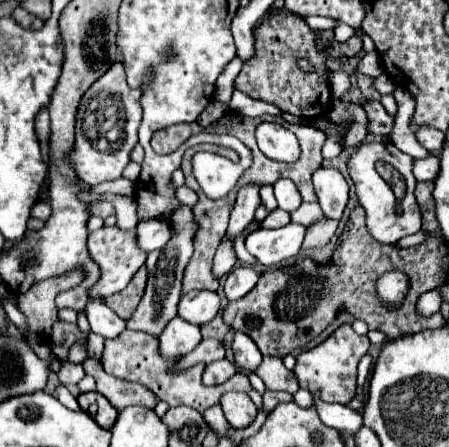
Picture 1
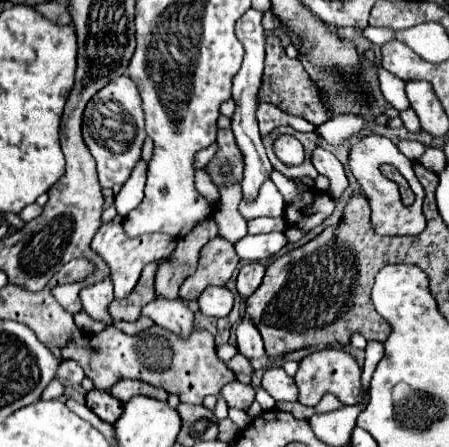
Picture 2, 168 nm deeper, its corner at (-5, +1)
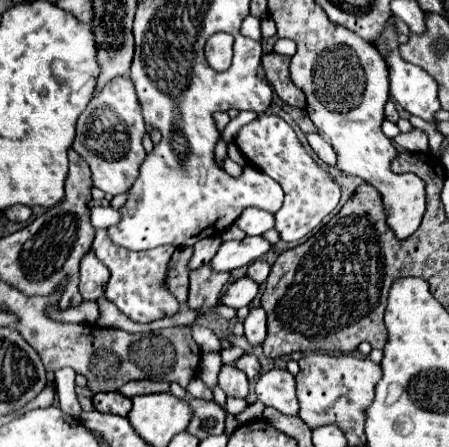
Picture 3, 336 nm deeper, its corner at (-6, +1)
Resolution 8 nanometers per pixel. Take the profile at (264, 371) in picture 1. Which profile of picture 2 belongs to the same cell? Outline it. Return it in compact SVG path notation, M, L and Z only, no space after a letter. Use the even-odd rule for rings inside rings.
M273 366L273 368L265 370L261 384L277 402L279 400L289 400L289 402L297 400L295 382L291 376L287 376L287 372L281 366Z

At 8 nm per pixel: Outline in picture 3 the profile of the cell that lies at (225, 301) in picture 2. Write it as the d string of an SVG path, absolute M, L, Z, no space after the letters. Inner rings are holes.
M244 276L244 278L240 278L240 280L236 280L228 286L222 302L226 306L232 306L232 308L238 310L242 306L248 306L256 298L258 290L260 290L260 284L254 282L252 278L248 278L248 276Z

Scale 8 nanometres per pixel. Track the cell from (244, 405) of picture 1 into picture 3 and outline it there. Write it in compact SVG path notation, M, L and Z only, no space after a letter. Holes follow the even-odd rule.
M228 364L222 366L222 370L218 374L218 386L226 392L226 396L246 398L246 394L248 394L248 378L236 366L228 366Z

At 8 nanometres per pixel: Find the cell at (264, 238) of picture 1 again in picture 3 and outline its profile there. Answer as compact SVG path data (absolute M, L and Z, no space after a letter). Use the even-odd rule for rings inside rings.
M246 236L236 242L222 242L214 258L210 260L214 272L232 272L236 268L248 266L270 250L270 244L262 236Z

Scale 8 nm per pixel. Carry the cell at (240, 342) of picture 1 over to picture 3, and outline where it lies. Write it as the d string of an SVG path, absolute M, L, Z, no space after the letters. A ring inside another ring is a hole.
M264 308L250 310L250 314L244 320L244 334L252 346L264 342L266 338L266 310Z

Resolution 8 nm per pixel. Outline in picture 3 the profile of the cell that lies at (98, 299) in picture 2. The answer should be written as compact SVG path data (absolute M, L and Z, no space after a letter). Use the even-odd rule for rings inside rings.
M92 248L80 260L80 294L84 300L98 300L104 296L104 284L108 284L108 268L100 264Z

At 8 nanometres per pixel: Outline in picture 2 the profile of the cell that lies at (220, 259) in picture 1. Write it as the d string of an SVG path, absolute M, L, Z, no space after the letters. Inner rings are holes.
M233 184L229 188L219 188L221 202L215 208L213 216L219 224L219 234L225 236L229 242L239 242L247 234L247 220L239 212L241 204L241 186Z

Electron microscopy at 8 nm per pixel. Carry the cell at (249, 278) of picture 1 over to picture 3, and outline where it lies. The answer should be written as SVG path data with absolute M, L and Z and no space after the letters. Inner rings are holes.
M256 260L256 262L252 262L250 268L248 268L248 276L250 276L252 280L256 280L258 284L264 284L266 278L268 278L268 274L270 274L270 264L264 262L264 260Z

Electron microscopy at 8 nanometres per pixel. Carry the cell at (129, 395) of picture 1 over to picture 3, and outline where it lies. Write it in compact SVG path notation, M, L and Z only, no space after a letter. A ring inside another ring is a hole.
M132 380L122 386L122 394L132 398L140 394L154 394L154 392L168 392L170 384L168 382L154 382L154 380Z

